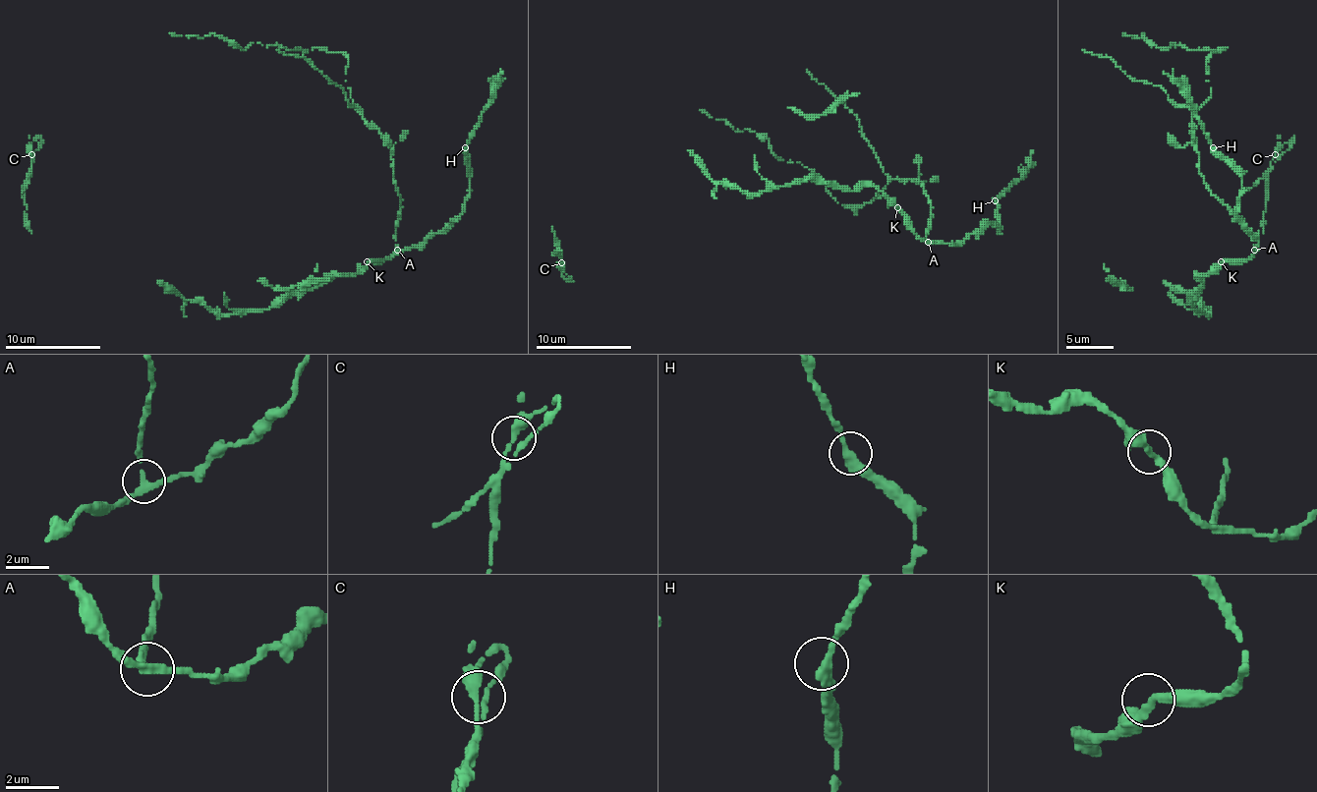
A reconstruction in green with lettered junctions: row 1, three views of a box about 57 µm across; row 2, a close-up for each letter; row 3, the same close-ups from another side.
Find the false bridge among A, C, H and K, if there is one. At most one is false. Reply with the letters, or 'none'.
A

